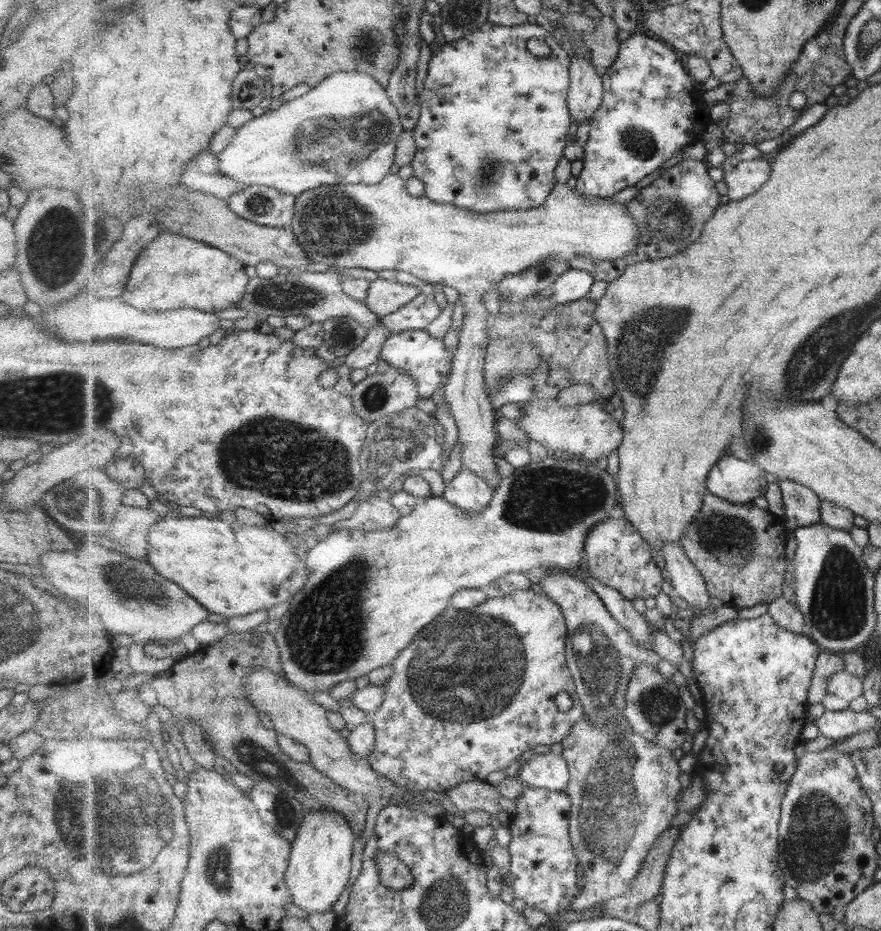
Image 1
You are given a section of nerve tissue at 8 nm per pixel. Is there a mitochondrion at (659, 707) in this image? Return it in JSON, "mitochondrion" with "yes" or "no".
{"mitochondrion":"yes"}

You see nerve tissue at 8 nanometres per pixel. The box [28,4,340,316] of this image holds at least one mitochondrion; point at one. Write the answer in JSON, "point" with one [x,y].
{"point":[290,295]}

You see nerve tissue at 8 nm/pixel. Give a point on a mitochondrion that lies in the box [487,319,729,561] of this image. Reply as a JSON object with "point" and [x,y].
{"point":[547,499]}

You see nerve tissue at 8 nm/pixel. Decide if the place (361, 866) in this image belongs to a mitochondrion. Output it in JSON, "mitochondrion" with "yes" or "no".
{"mitochondrion":"no"}

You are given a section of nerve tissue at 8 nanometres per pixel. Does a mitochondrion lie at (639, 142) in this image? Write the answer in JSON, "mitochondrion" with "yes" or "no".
{"mitochondrion":"yes"}

